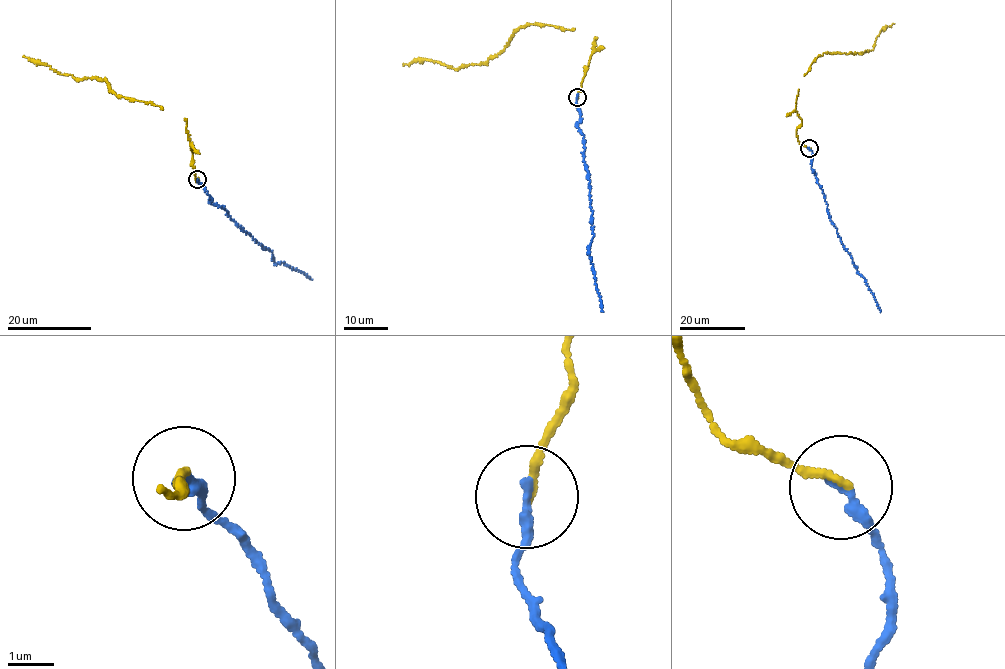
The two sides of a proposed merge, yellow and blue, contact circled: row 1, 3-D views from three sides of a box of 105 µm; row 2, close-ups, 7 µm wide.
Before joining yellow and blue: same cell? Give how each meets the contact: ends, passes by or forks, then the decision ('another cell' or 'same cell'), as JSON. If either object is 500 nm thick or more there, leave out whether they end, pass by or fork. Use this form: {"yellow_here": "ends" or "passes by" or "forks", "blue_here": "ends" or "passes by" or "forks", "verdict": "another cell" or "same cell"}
{"yellow_here": "ends", "blue_here": "ends", "verdict": "same cell"}

